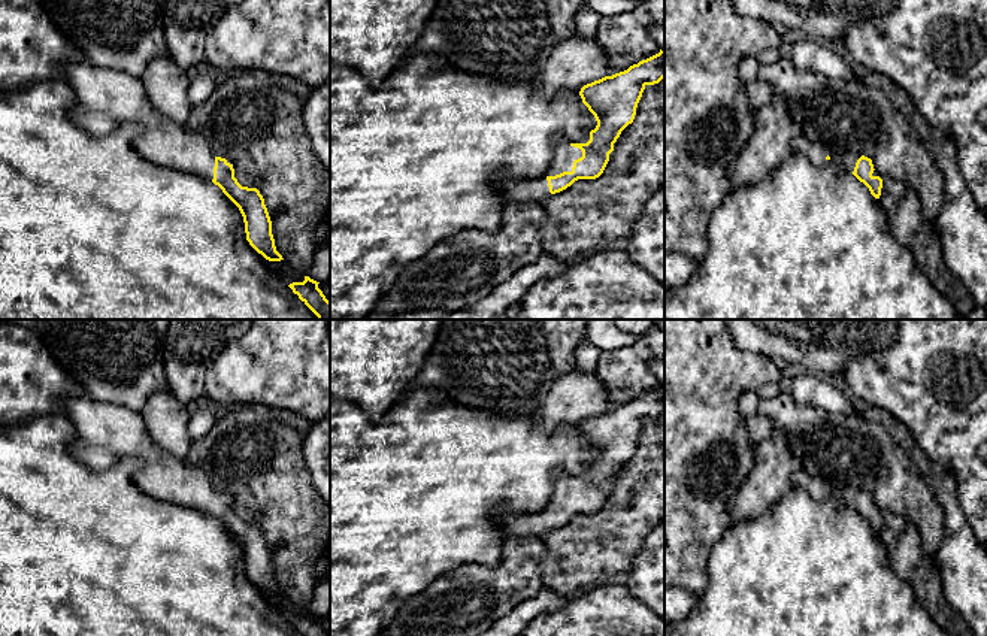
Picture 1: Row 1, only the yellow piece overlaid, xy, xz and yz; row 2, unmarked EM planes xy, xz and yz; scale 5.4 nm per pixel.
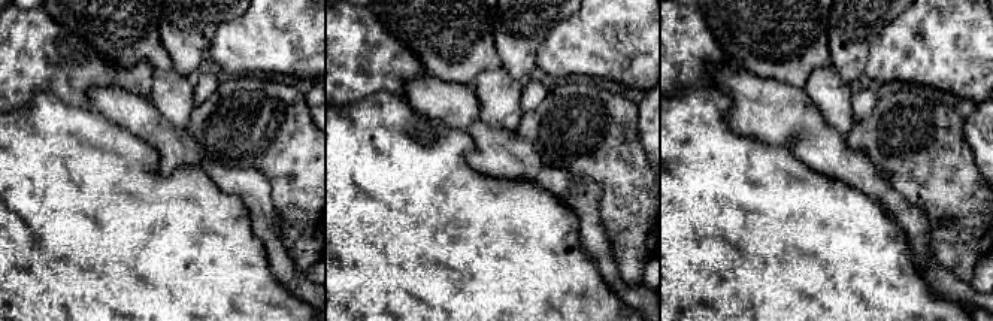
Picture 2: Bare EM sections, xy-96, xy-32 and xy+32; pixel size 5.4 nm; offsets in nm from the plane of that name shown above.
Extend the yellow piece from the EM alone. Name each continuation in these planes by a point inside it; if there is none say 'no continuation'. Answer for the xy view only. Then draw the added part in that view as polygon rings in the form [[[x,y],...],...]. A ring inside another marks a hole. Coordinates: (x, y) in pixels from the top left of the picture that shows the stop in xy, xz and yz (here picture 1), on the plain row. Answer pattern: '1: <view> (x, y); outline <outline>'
1: xy (105, 433); outline [[[81,396],[66,400],[64,415],[75,430],[70,452],[88,467],[106,470],[122,458],[137,458],[140,466],[133,475],[133,481],[149,497],[208,515],[214,514],[215,490],[211,487],[205,472],[188,464],[185,458],[179,458],[151,443],[145,436],[145,421],[140,412]]]

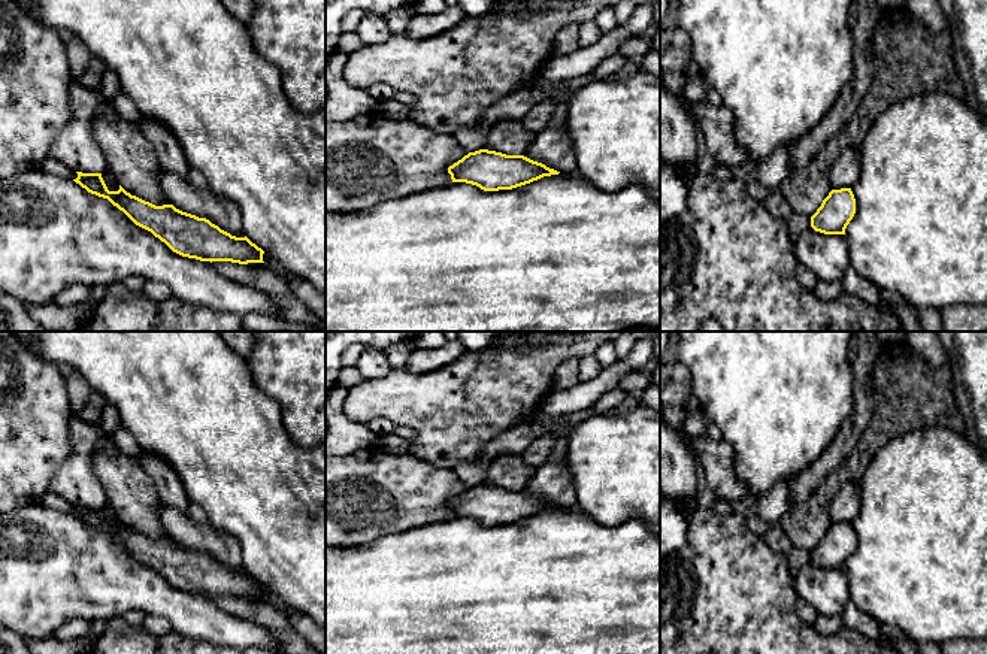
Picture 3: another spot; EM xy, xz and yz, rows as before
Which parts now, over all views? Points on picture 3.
no continuation

